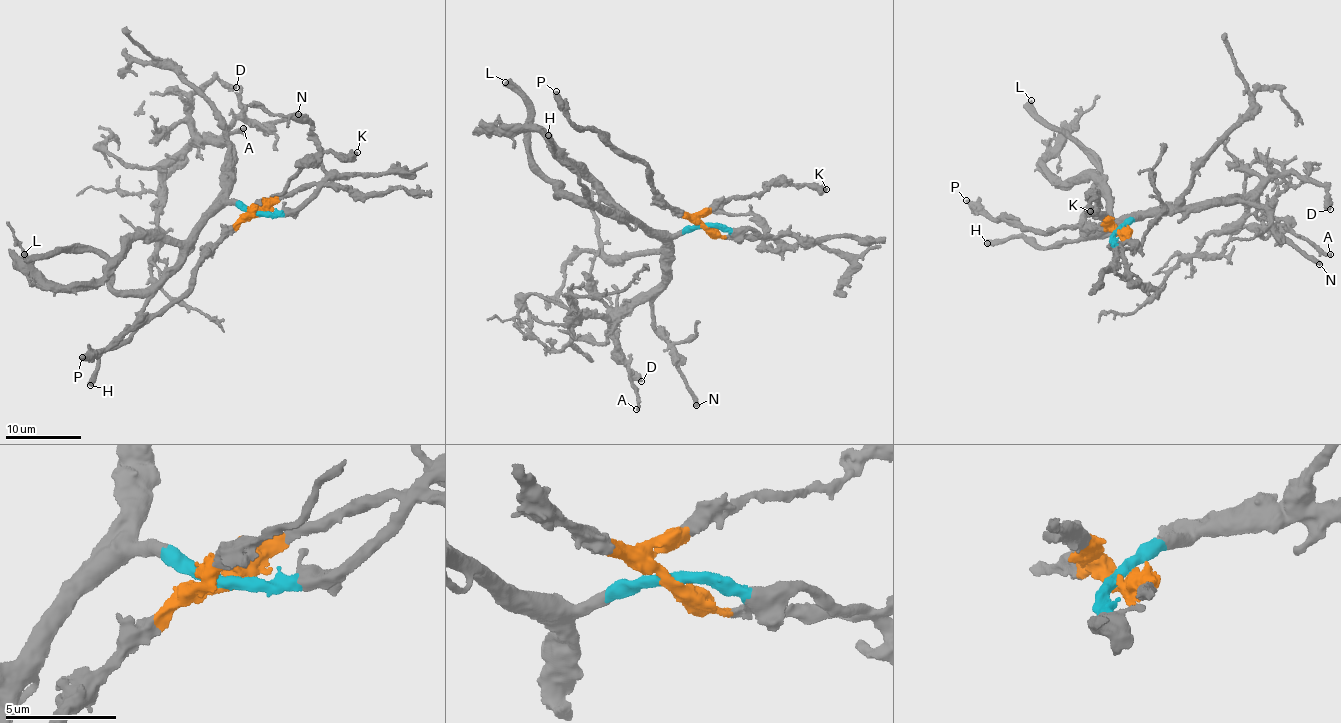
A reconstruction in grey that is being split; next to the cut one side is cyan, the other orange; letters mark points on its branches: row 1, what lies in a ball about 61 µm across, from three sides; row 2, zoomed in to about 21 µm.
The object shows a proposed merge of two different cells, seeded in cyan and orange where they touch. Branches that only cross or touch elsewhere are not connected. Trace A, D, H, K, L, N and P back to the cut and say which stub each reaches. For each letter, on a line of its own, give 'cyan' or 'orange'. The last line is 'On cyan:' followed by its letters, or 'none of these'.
A: cyan
D: cyan
H: cyan
K: orange
L: cyan
N: cyan
P: orange
On cyan: A, D, H, L, N

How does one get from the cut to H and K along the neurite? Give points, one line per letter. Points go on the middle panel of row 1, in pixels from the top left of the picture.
H: (705, 227), (690, 226), (668, 234), (590, 201), (587, 188), (577, 182), (577, 174), (553, 155), (548, 135)
K: (705, 227), (698, 217), (733, 198), (744, 198), (773, 185), (788, 182), (827, 189)

